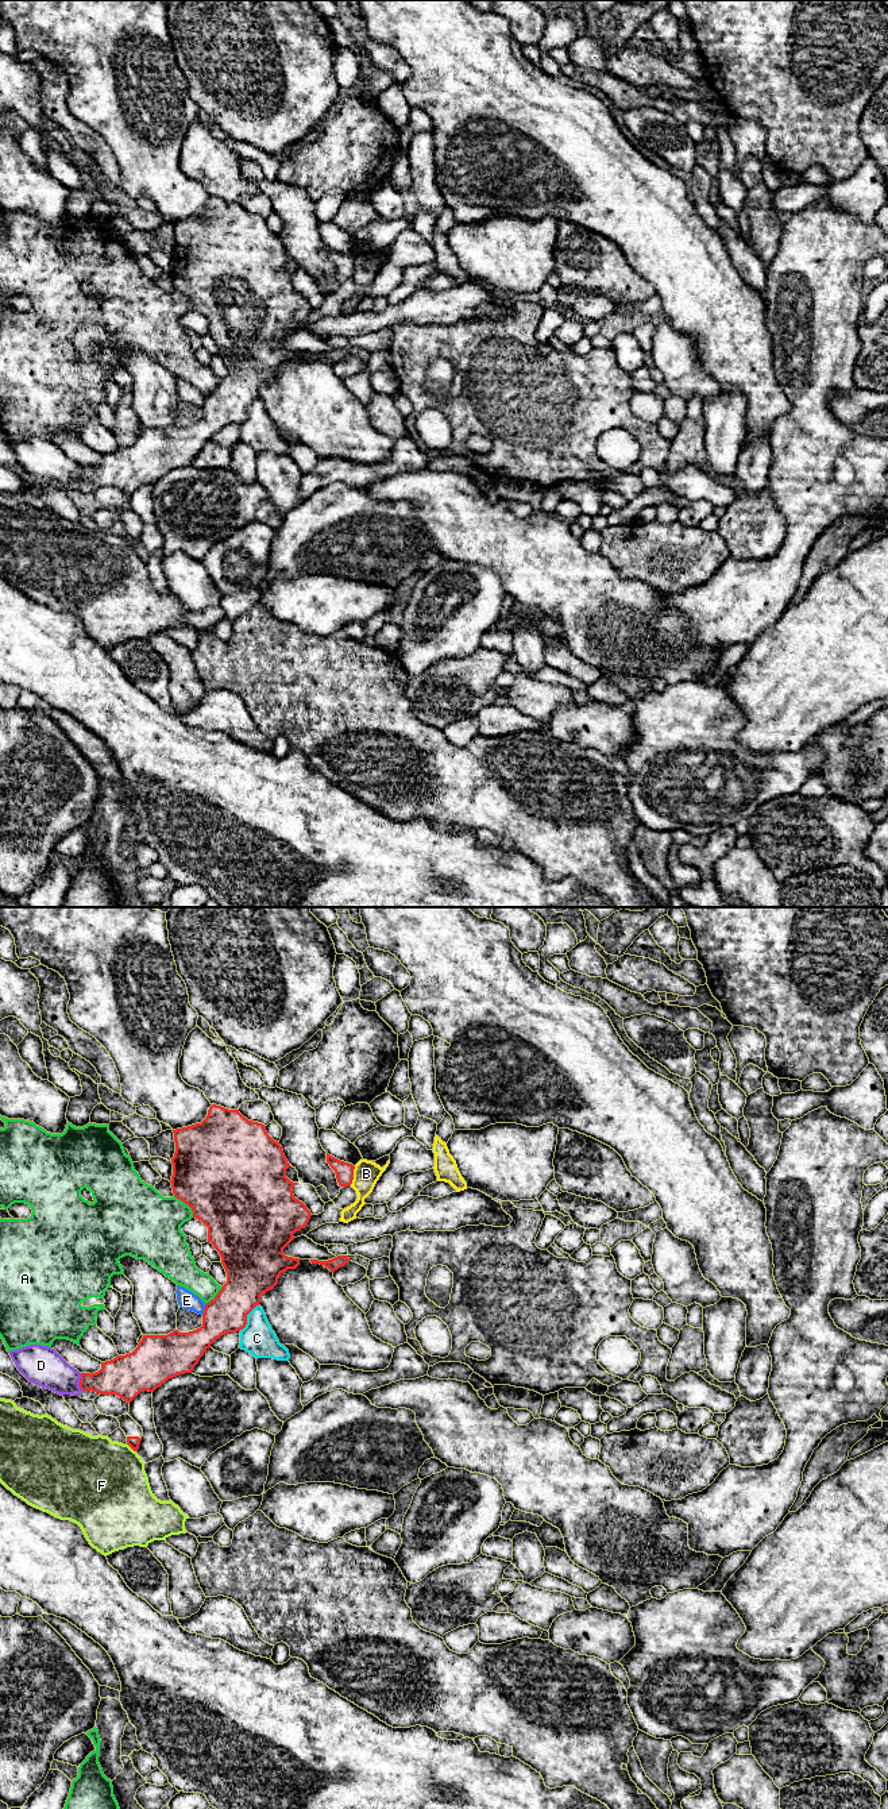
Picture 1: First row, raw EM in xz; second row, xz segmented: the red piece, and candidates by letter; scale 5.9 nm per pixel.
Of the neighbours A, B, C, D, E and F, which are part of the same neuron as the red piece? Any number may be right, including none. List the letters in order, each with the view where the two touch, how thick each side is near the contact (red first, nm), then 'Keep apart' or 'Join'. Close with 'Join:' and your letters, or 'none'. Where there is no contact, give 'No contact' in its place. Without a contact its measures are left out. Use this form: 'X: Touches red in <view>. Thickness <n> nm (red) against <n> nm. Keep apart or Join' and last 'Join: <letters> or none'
A: Touches red in xz. Thickness 500 nm (red) against 360 nm. Keep apart
B: Touches red in xz. Thickness 110 nm (red) against 160 nm. Keep apart
C: Touches red in xz. Thickness 280 nm (red) against 200 nm. Keep apart
D: Touches red in xz. Thickness 220 nm (red) against 240 nm. Keep apart
E: Touches red in xz. Thickness 240 nm (red) against 110 nm. Keep apart
F: Touches red in xz. Thickness 70 nm (red) against 480 nm. Keep apart
Join: none

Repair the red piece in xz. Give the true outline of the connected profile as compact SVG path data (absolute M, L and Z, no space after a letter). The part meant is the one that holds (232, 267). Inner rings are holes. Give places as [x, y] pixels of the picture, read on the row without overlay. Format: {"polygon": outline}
{"polygon": "M212 197L201 216L173 225L173 286L192 301L193 310L208 320L208 335L221 350L227 375L205 397L200 421L189 425L174 423L167 428L143 428L132 446L103 455L96 466L81 466L81 483L116 487L127 495L140 485L154 485L169 471L192 466L217 431L246 420L247 408L259 398L260 389L278 377L283 364L300 358L300 351L285 348L283 342L312 309L306 298L294 290L292 282L297 275L286 270L290 256L279 235L267 227L265 217L248 213L239 202Z"}

